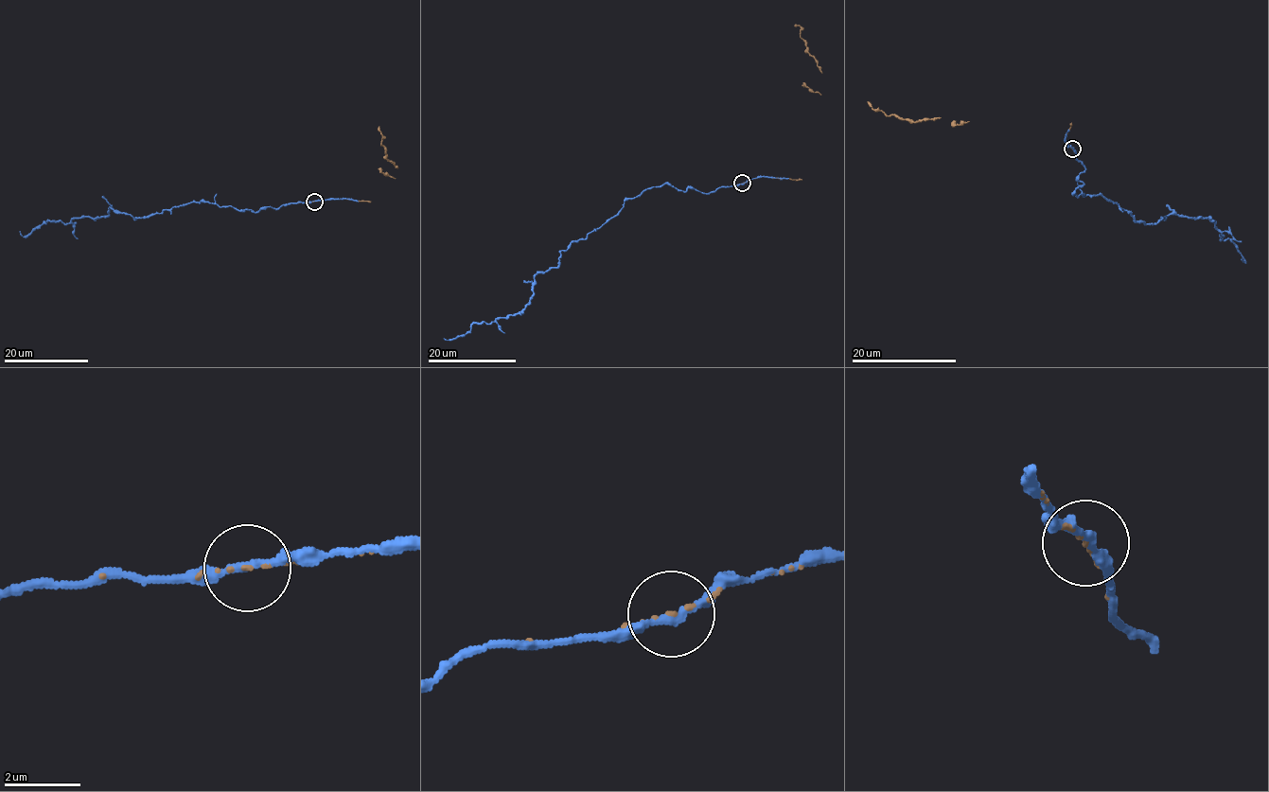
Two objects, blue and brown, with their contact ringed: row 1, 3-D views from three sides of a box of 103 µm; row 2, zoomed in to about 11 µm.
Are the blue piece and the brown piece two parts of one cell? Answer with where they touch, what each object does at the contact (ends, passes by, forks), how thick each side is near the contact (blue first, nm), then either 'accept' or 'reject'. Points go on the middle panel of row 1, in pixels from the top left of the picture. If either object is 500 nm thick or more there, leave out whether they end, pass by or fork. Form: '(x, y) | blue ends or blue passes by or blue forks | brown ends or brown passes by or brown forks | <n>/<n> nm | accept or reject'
(742, 183) | blue passes by | brown passes by | 200/60 nm | accept

